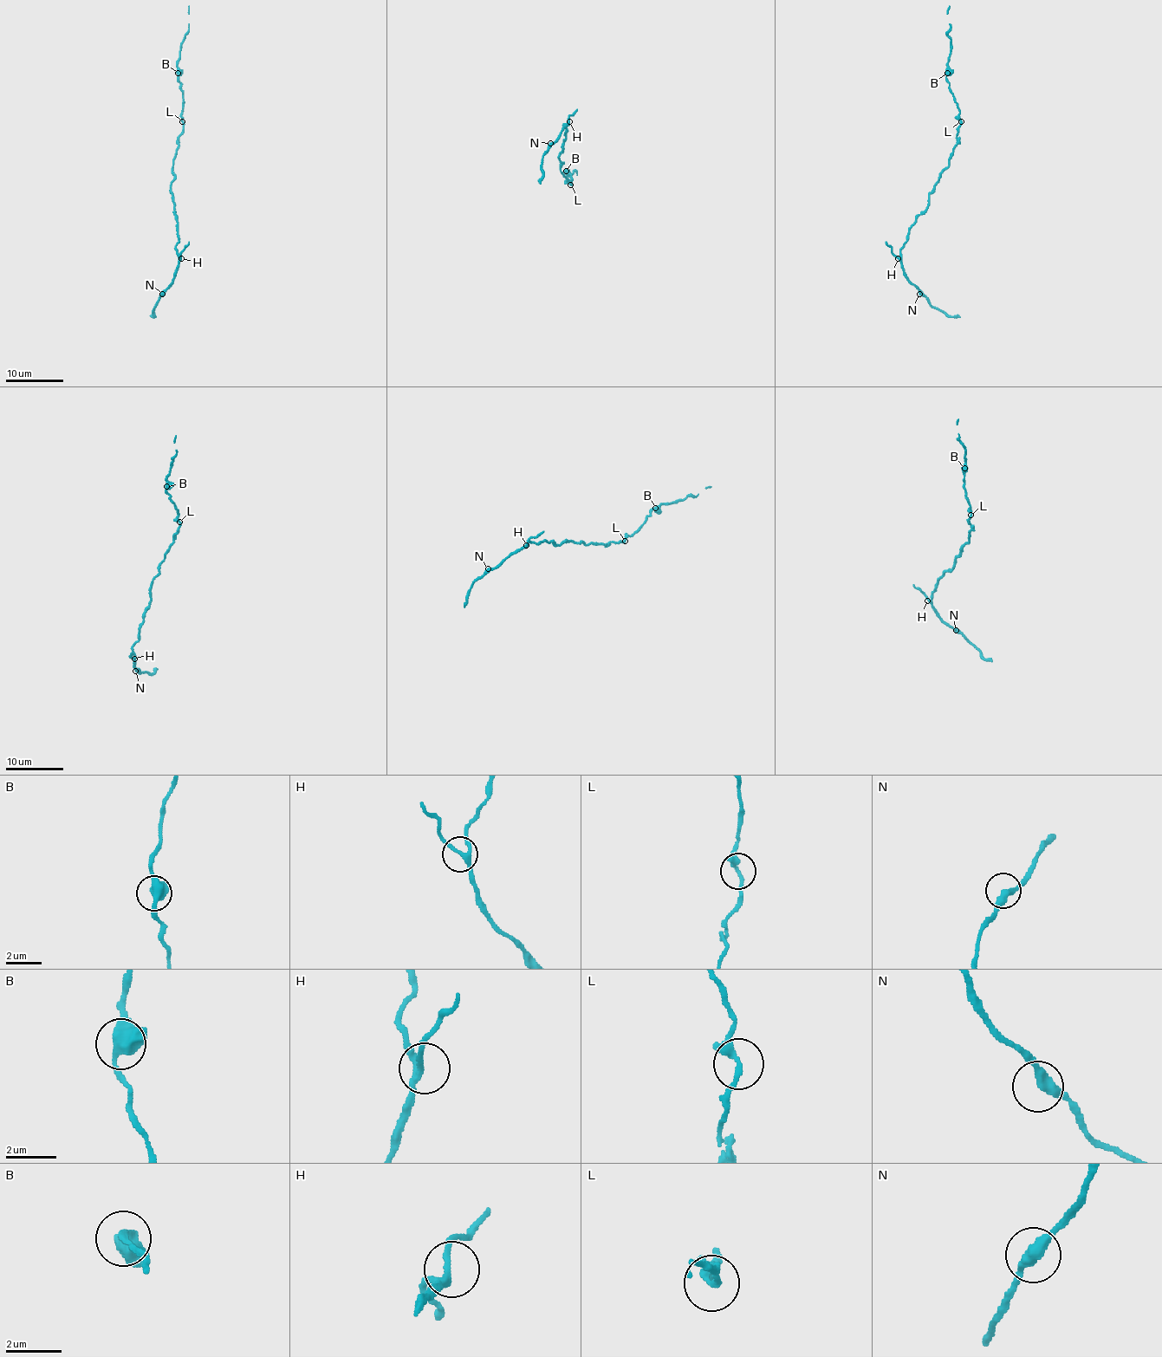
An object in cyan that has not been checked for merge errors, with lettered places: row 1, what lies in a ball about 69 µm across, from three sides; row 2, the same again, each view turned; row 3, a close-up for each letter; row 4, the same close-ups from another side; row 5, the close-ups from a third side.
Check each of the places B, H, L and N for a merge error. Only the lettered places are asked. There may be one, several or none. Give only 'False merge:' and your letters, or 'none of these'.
False merge: none of these

